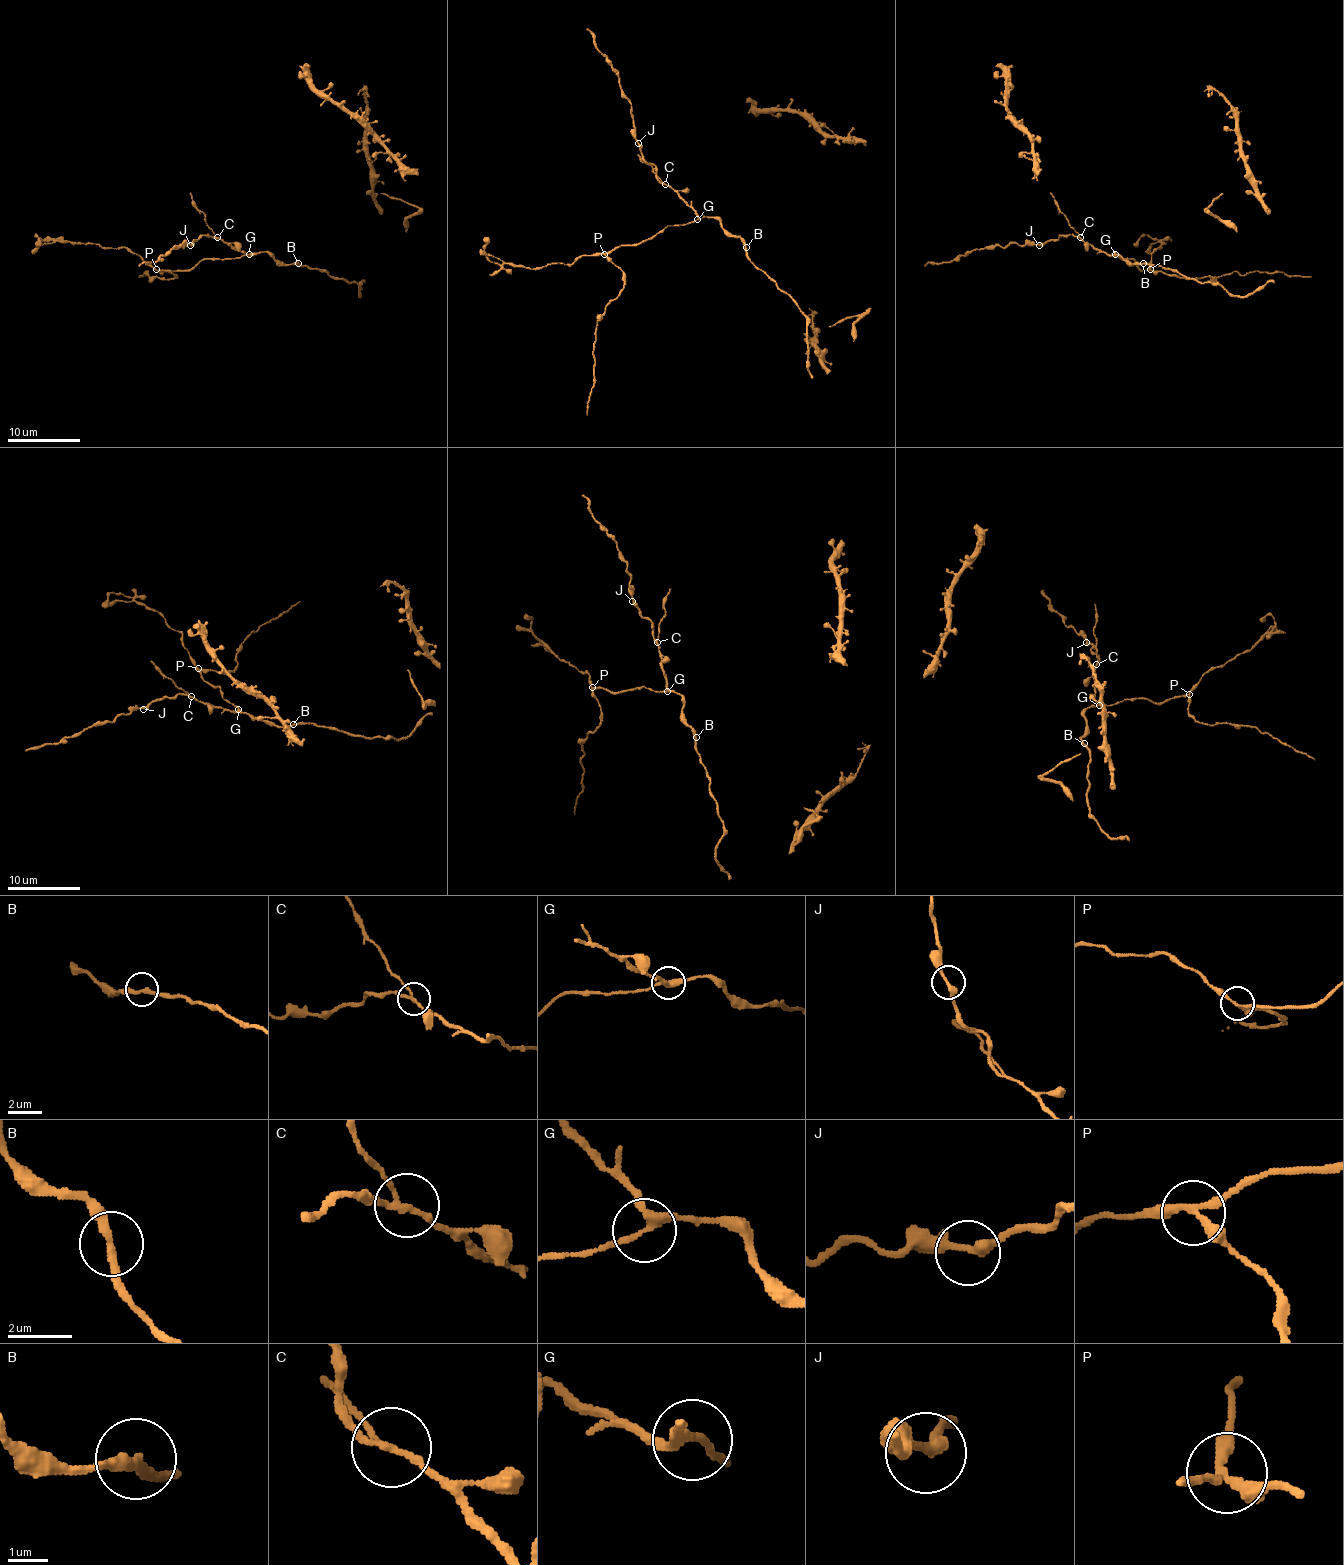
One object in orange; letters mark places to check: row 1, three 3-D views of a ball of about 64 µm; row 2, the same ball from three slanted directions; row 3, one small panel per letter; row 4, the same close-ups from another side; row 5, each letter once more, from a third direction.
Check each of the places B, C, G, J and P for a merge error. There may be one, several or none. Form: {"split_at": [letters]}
{"split_at": ["C", "P"]}

